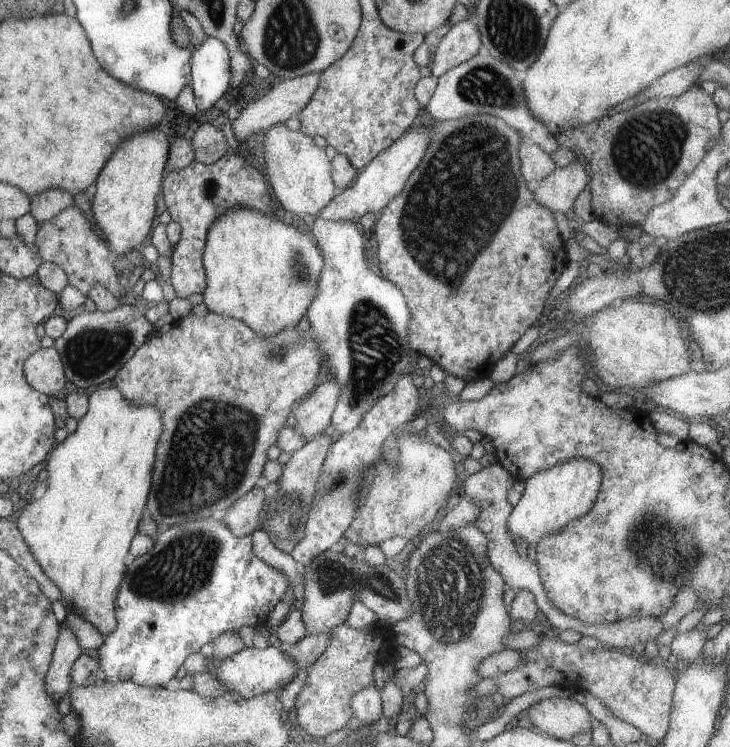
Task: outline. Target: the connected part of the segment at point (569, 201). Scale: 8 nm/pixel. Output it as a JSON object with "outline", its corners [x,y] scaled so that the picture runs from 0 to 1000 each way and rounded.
{"outline":[[[799,206],[789,207],[790,210],[782,220],[768,222],[768,225],[762,224],[755,228],[752,236],[747,236],[744,241],[738,241],[738,245],[727,249],[729,262],[733,265],[734,273],[741,273],[755,284],[768,284],[771,286],[785,280],[785,269],[799,256],[804,240],[807,240],[801,229],[803,218],[807,222],[804,212]]]}

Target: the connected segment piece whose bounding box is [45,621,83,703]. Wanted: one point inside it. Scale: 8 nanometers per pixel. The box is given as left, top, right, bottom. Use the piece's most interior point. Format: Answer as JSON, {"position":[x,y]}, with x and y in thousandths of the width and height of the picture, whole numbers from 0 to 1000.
{"position":[78,913]}

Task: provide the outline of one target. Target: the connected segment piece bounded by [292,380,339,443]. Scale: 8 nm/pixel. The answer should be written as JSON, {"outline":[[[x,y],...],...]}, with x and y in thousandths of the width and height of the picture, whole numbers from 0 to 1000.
{"outline":[[[451,509],[430,519],[404,549],[401,576],[418,586],[418,593],[452,576],[453,554],[464,533],[464,514]]]}

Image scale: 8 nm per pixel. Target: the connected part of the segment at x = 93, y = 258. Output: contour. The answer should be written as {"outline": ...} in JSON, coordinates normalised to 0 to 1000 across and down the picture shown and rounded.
{"outline":[[[105,276],[86,278],[74,292],[52,300],[47,329],[56,343],[56,349],[81,356],[89,364],[92,379],[105,386],[111,394],[118,396],[119,388],[127,380],[138,380],[158,396],[158,400],[163,402],[168,395],[170,391],[160,376],[162,369],[155,361],[147,327],[125,308],[122,297],[116,295],[116,289]]]}

